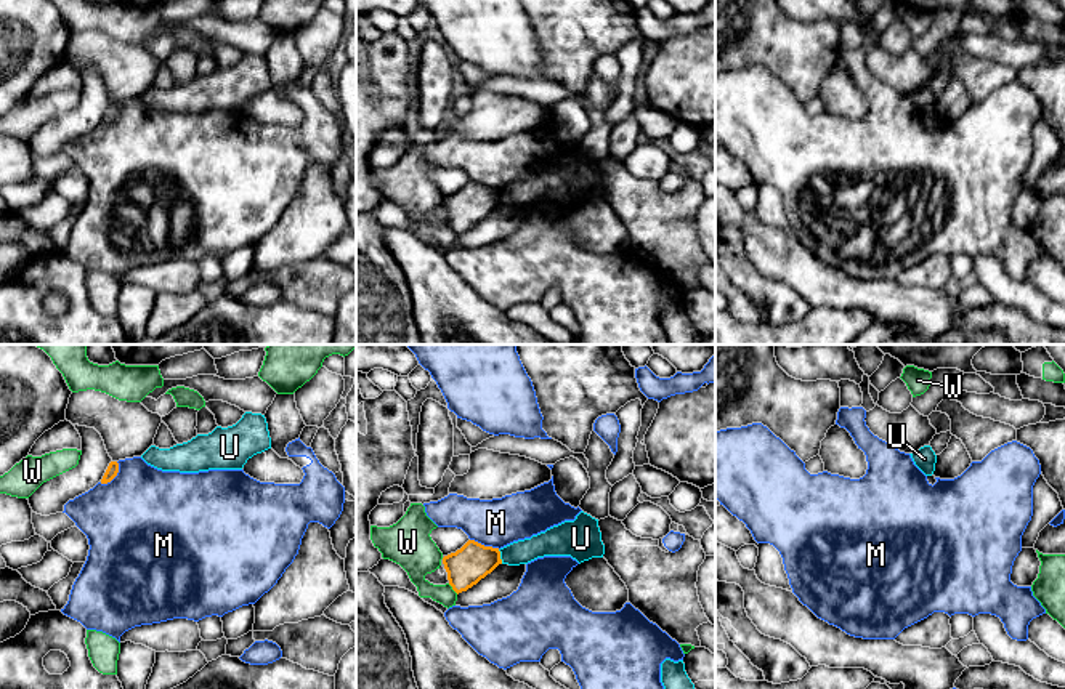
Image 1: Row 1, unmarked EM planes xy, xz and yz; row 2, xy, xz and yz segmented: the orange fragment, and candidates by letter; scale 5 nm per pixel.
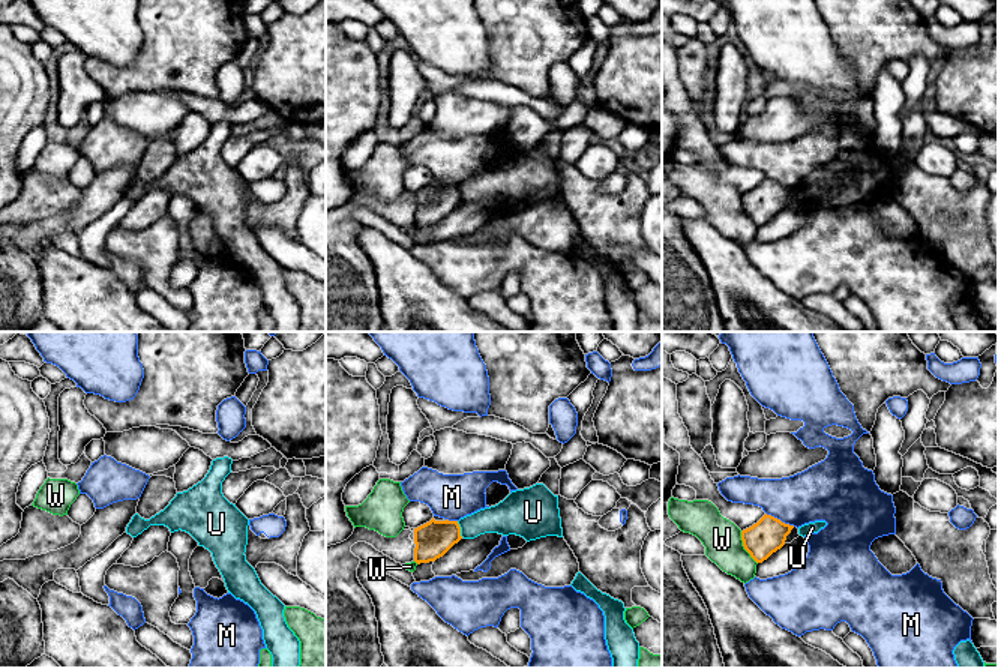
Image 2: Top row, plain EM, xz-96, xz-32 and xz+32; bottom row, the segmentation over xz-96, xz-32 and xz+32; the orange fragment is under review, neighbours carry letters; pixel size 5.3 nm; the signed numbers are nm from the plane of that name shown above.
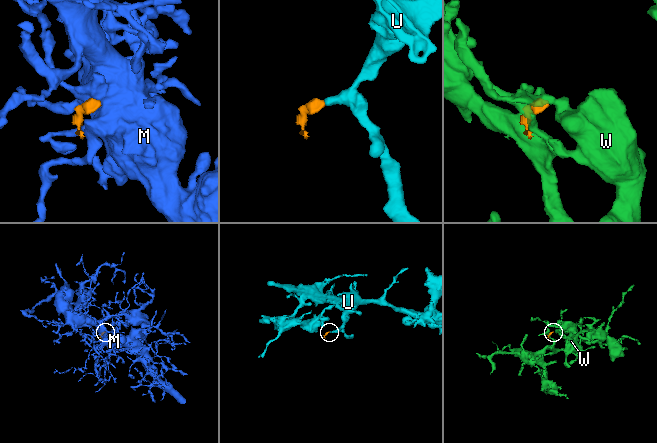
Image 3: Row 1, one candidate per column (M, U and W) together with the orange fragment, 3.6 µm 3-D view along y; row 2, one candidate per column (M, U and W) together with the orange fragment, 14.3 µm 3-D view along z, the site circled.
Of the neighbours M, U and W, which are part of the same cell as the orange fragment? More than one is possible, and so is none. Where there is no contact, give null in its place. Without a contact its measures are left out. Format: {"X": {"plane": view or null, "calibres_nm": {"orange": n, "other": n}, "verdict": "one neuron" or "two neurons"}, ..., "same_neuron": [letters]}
{"M": {"plane": "xy", "calibres_nm": {"orange": 60, "other": 480}, "verdict": "two neurons"}, "U": {"plane": "xz", "calibres_nm": {"orange": 190, "other": 130}, "verdict": "two neurons"}, "W": {"plane": "xz", "calibres_nm": {"orange": 190, "other": 200}, "verdict": "two neurons"}, "same_neuron": []}

